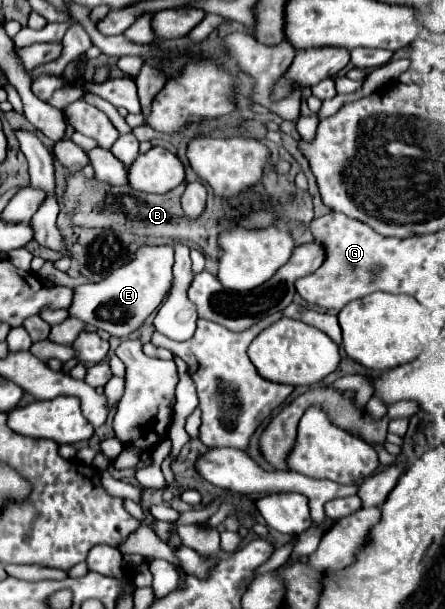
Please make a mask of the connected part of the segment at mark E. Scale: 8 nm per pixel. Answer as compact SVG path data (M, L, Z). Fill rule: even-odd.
M141 246L137 248L131 262L113 270L107 278L97 284L83 284L75 288L75 298L69 308L71 316L85 320L85 324L107 330L111 336L129 336L135 332L151 312L167 298L173 284L173 248L163 246Z

